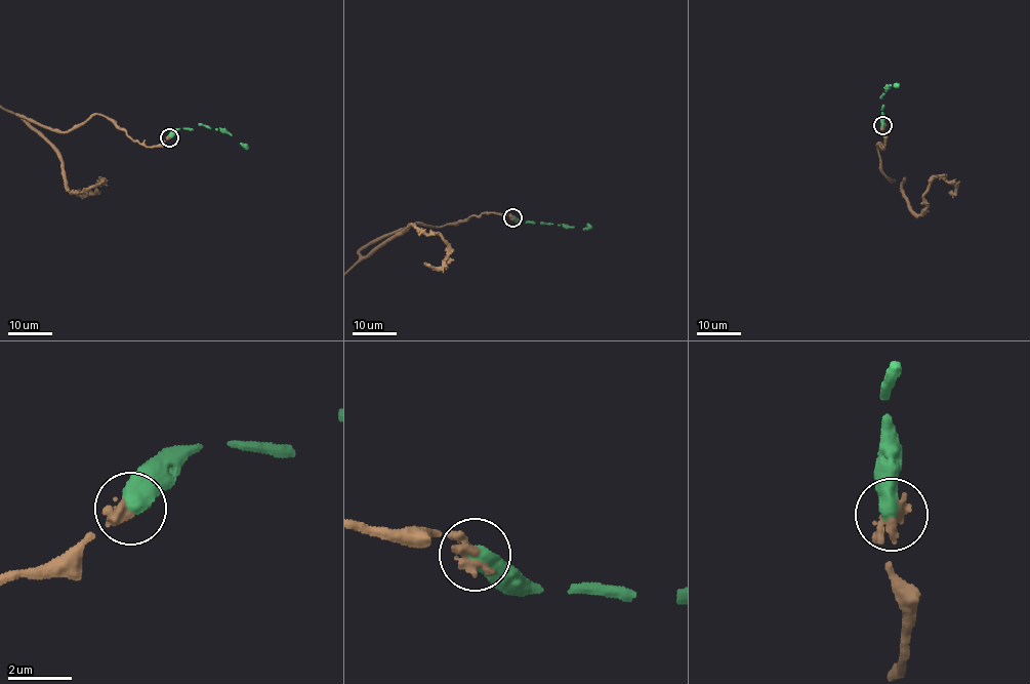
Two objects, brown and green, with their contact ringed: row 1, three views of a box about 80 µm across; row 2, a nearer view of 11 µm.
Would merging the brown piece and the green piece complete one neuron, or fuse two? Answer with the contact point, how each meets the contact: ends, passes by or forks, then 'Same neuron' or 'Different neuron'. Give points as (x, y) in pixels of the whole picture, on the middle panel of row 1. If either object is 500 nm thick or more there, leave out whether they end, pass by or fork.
Place: (512, 217). Same neuron

